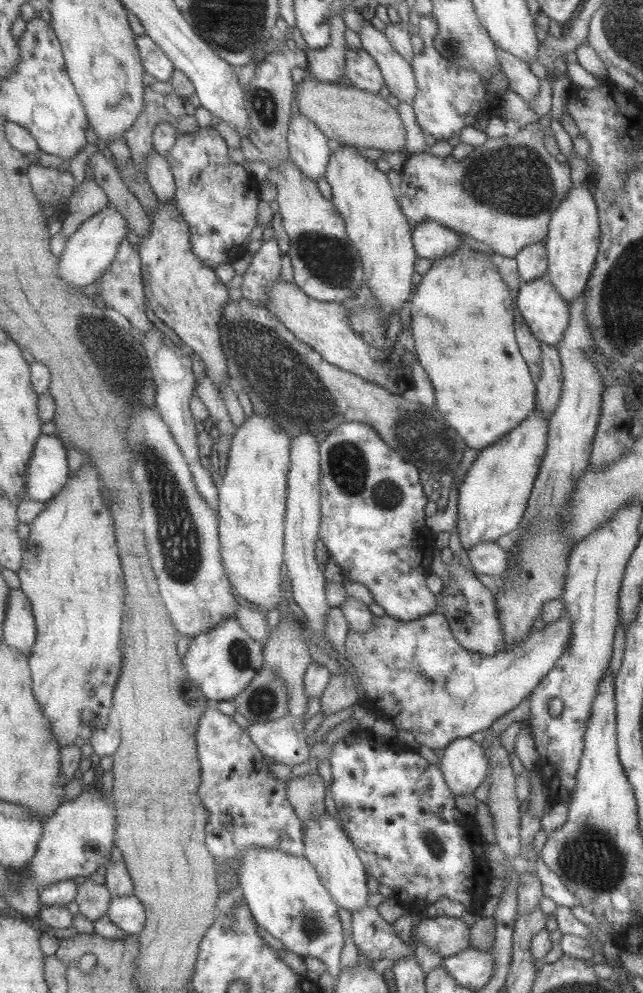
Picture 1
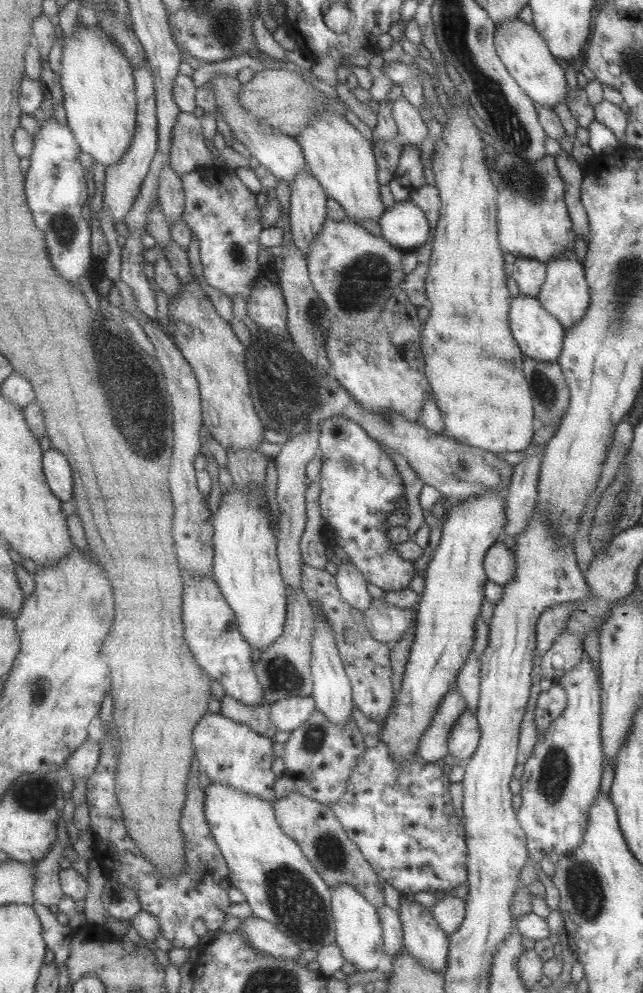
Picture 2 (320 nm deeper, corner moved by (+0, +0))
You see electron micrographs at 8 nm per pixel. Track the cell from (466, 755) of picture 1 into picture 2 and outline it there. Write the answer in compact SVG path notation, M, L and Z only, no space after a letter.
M465 709L452 726L448 738L448 754L460 760L463 765L475 752L480 739L480 728L476 714Z

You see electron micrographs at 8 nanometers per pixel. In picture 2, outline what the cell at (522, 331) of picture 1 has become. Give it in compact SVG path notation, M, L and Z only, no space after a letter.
M522 357L521 373L525 378L532 398L532 409L536 422L543 426L556 424L567 410L570 399L569 390L566 386L559 364L553 362L535 362L529 357Z

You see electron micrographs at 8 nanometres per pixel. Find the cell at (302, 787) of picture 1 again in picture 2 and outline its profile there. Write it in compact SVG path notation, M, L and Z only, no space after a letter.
M293 790L286 797L280 798L274 804L274 808L283 831L296 839L313 867L320 871L321 876L325 882L329 883L332 890L340 884L349 883L377 908L385 904L383 879L380 874L377 874L372 864L365 859L356 842L349 838L349 834L341 826L340 819L335 815L332 805L325 805Z

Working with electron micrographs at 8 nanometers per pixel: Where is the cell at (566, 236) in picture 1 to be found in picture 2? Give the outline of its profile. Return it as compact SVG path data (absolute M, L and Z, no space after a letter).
M564 250L544 265L546 266L546 277L536 298L541 303L543 310L557 319L559 325L563 327L563 331L566 332L585 315L585 310L589 305L584 266L577 261L573 250Z

